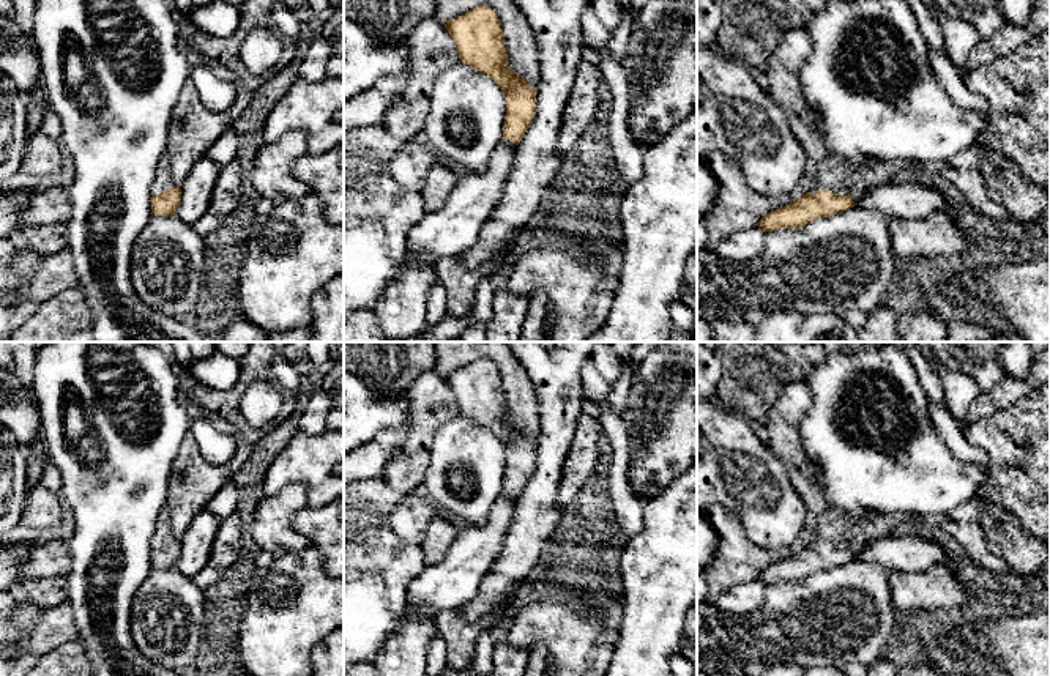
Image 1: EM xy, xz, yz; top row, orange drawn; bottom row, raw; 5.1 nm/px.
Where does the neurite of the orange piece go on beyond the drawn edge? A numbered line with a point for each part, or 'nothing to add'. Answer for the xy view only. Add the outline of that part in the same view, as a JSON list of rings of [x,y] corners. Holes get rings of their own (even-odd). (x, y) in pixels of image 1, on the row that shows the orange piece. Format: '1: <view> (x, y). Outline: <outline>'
1: xy (163, 180). Outline: [[[164,153],[158,162],[156,175],[151,183],[150,192],[151,192],[151,195],[158,195],[158,194],[166,192],[170,188],[175,188],[175,184],[172,181],[169,154]]]

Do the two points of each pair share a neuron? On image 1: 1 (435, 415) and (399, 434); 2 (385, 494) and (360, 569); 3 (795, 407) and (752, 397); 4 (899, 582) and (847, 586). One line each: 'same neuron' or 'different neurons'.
1: different neurons
2: same neuron
3: different neurons
4: different neurons

